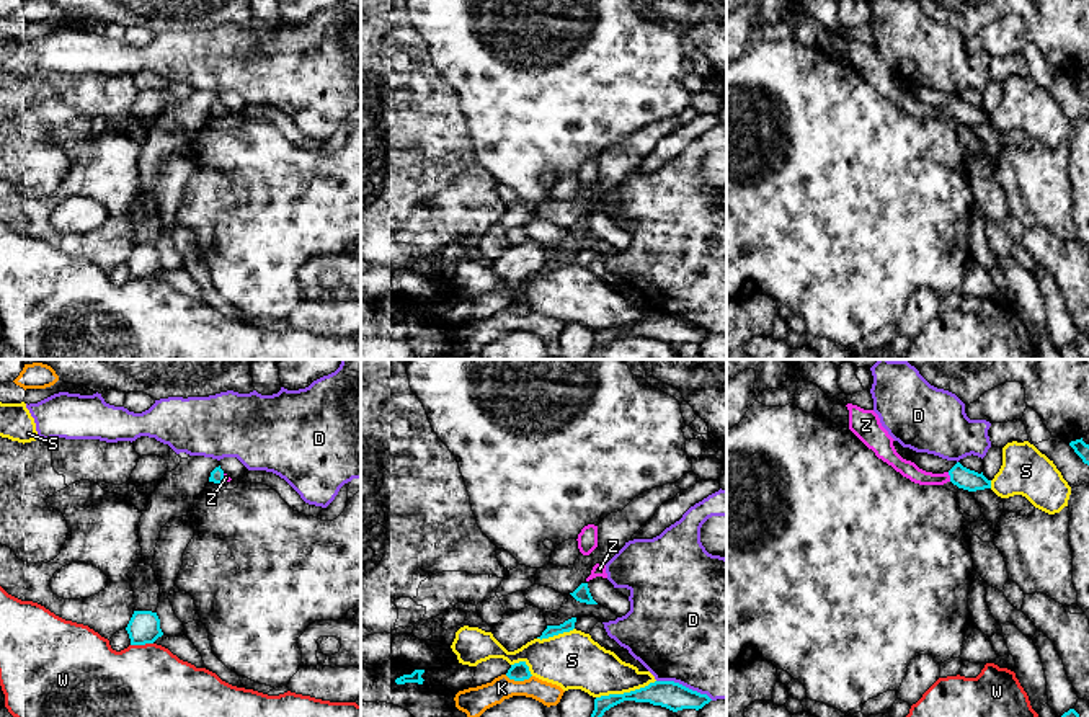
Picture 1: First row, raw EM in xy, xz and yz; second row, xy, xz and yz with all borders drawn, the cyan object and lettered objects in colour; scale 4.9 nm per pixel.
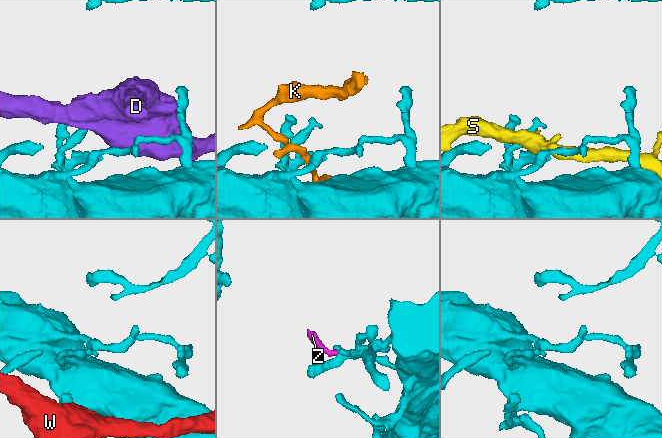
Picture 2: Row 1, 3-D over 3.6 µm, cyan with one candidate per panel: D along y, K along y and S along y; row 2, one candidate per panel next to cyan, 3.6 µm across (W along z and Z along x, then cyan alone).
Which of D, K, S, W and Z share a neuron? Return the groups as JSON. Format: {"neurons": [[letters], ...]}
{"neurons": [["D"], ["K"], ["S"], ["W"], ["Z"]]}

